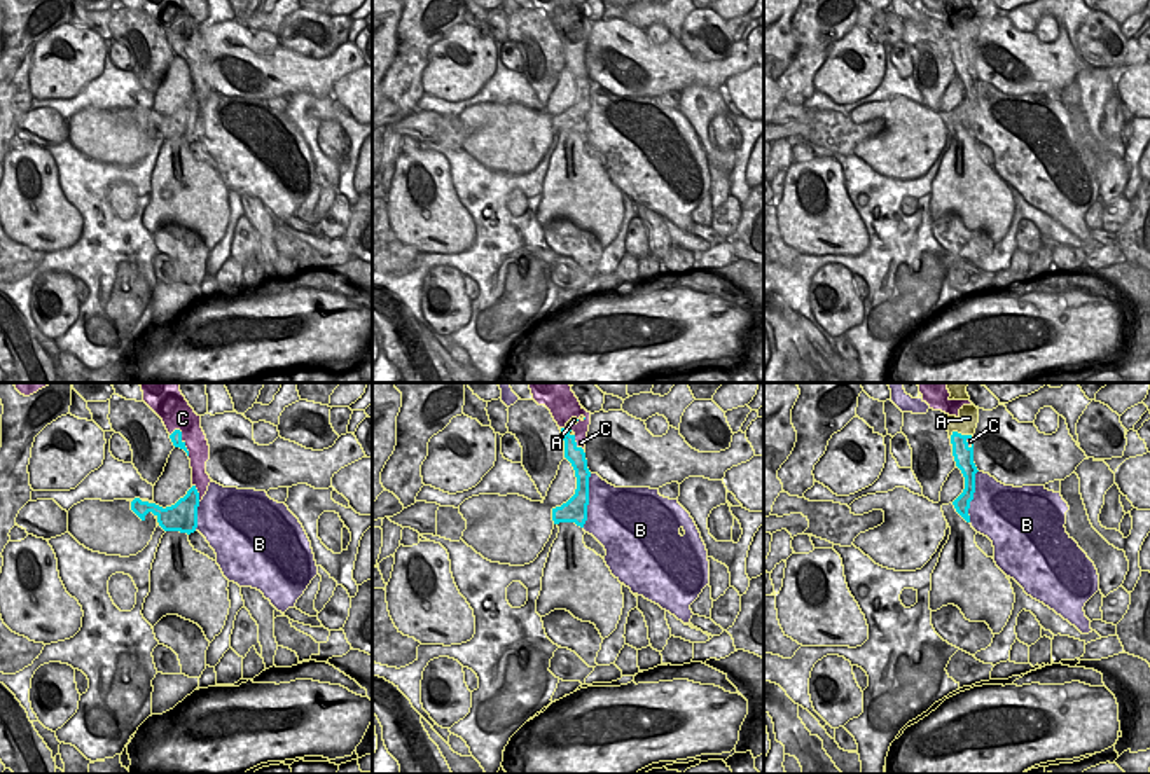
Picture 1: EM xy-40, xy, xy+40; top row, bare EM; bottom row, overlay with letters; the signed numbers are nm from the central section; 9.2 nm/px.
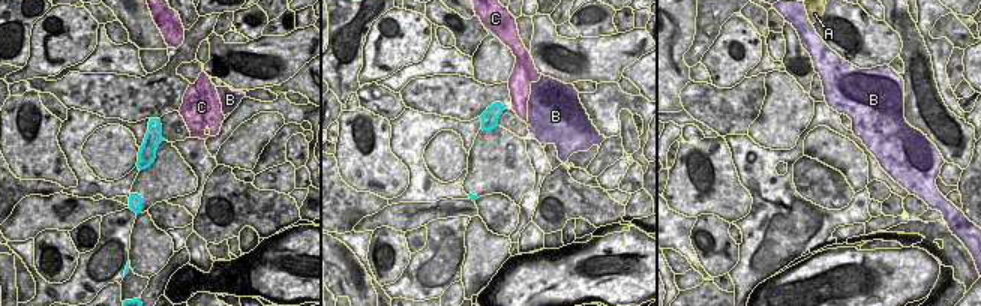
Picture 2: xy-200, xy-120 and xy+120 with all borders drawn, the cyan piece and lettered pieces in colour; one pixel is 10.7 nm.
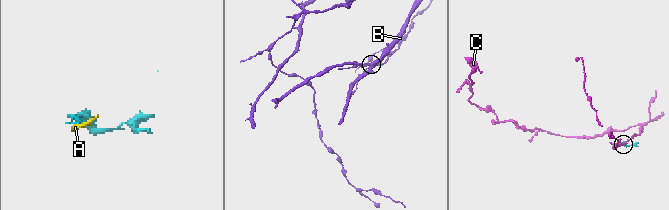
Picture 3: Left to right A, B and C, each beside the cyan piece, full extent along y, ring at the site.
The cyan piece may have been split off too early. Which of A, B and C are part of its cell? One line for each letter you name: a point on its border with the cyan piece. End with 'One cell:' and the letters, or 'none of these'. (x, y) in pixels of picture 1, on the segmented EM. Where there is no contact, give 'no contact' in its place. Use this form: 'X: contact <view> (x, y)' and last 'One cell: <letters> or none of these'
A: contact xy+40 (960, 434)
One cell: A

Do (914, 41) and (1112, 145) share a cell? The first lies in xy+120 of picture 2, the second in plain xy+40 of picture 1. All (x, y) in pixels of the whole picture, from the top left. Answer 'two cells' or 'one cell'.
two cells

